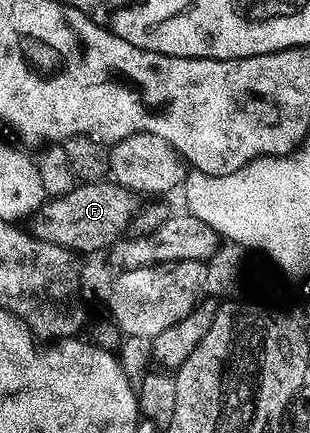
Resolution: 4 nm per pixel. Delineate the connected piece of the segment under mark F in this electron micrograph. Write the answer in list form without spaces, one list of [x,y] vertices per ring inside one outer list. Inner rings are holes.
[[[110,180],[79,183],[68,193],[47,199],[38,214],[40,226],[36,234],[42,240],[52,241],[83,254],[96,254],[109,249],[115,241],[121,239],[123,230],[129,225],[134,213],[132,206],[133,191],[121,187]]]

